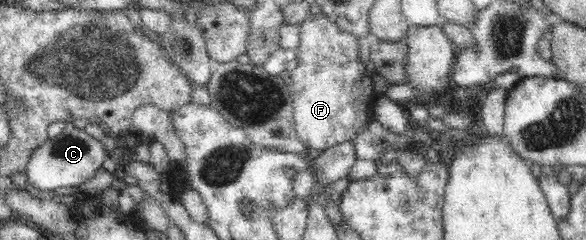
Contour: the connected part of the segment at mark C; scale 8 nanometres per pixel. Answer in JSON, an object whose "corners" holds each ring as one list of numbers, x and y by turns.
{"corners":[[65,123,64,130,56,138,46,140,31,154,25,170,28,184,45,193,58,188,80,186,83,182,88,182,96,174,96,170,102,167,106,155,111,154,104,151,100,141,88,135,84,129,78,129,72,123]]}

